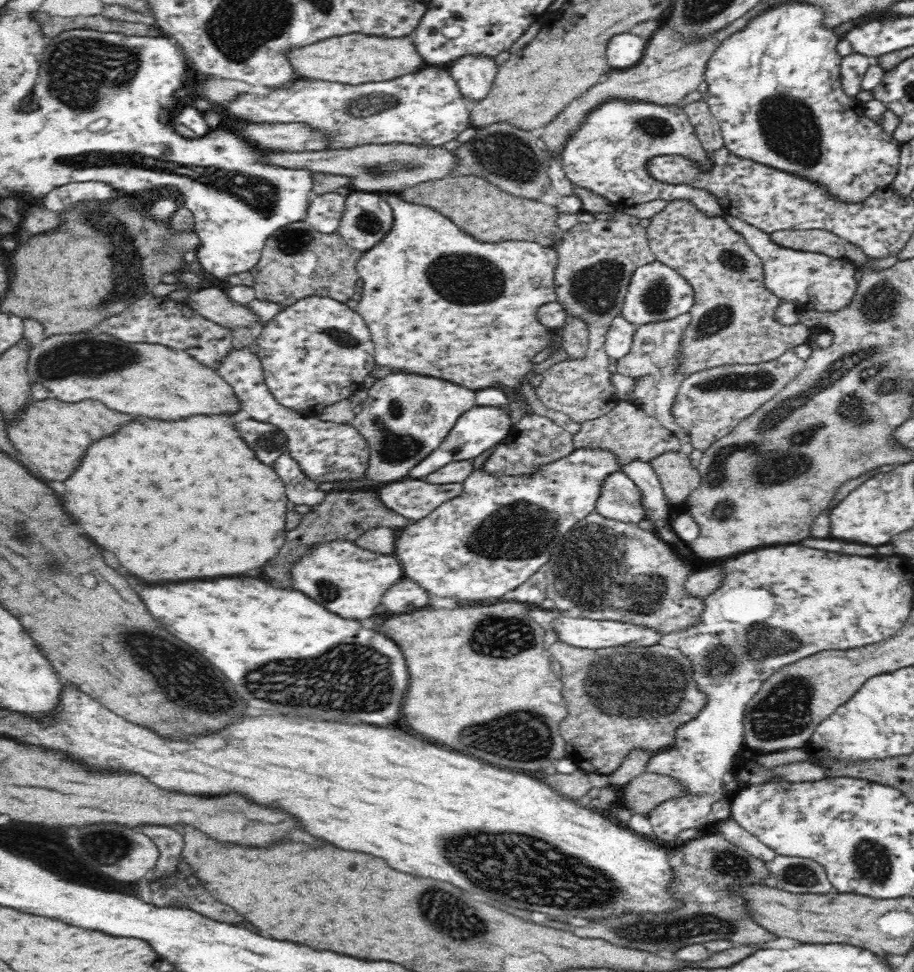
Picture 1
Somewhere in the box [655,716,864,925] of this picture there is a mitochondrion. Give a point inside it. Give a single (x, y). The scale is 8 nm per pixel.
(729, 863)

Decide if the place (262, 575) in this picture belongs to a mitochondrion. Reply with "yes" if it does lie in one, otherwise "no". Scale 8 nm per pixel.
no

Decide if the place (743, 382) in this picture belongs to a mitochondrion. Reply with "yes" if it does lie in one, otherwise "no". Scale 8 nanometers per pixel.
yes

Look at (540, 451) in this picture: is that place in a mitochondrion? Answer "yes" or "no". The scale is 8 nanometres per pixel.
no

